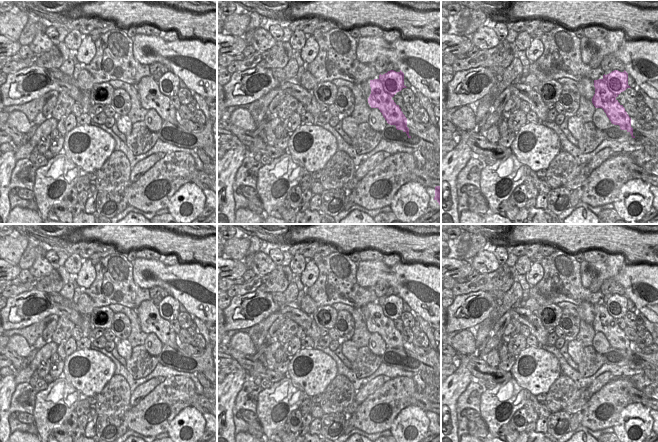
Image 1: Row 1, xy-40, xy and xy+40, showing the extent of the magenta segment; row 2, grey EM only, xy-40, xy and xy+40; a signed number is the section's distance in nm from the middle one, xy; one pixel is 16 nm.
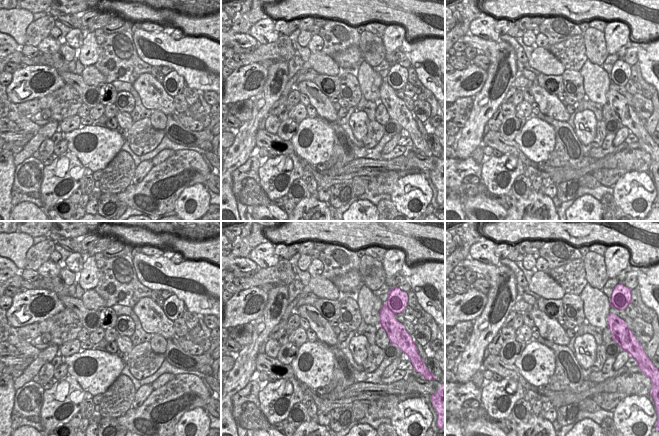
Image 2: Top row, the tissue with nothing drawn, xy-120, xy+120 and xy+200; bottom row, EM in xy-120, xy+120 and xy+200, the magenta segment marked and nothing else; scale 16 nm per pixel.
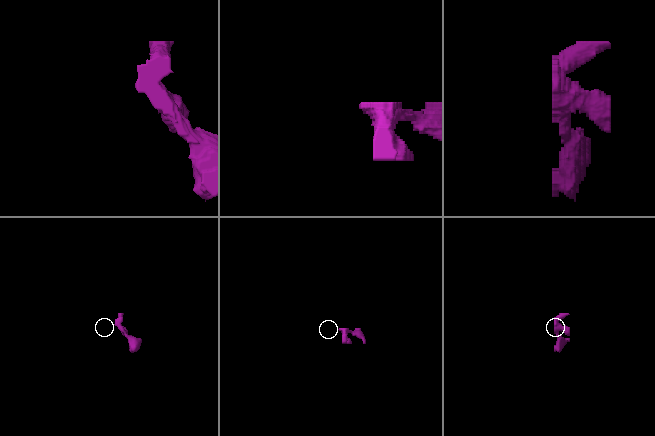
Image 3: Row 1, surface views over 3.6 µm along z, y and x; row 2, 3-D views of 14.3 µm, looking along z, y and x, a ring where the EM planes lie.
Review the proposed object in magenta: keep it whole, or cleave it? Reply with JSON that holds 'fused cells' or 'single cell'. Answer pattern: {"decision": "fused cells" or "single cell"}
{"decision": "fused cells"}

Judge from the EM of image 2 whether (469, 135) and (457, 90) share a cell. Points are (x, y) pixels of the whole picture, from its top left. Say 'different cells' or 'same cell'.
different cells

